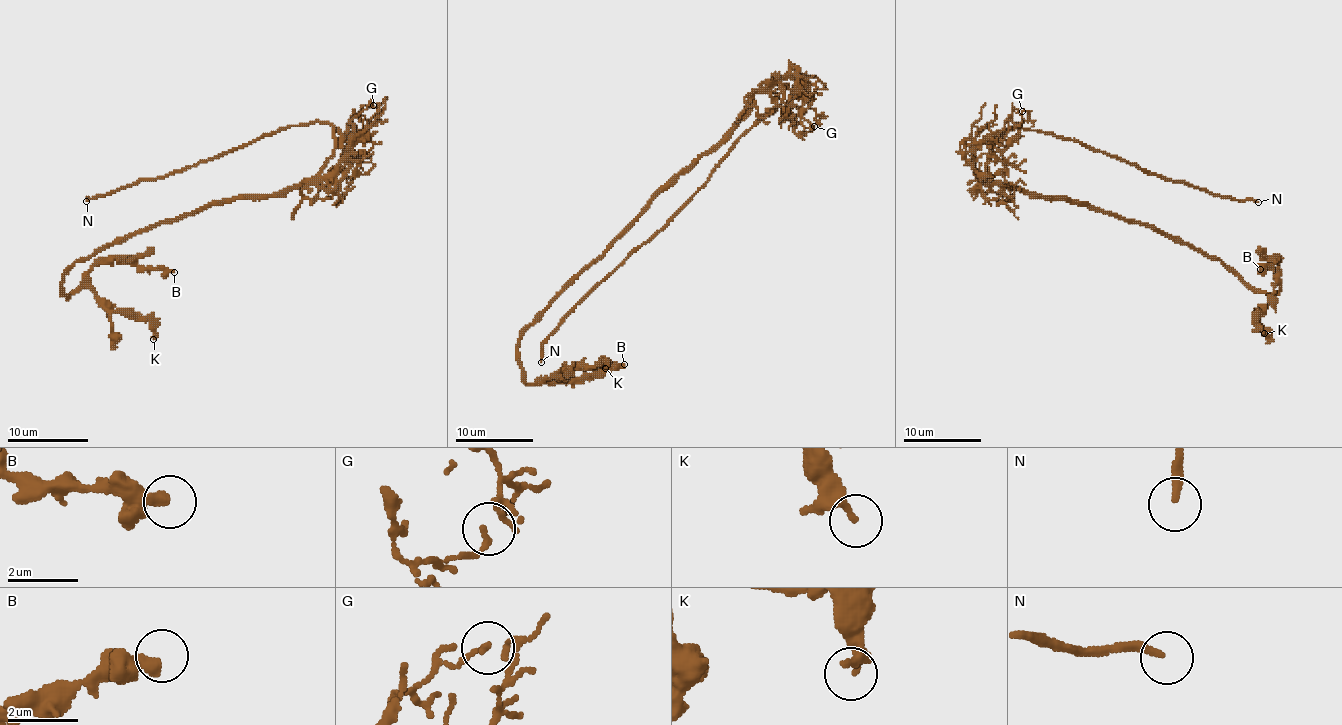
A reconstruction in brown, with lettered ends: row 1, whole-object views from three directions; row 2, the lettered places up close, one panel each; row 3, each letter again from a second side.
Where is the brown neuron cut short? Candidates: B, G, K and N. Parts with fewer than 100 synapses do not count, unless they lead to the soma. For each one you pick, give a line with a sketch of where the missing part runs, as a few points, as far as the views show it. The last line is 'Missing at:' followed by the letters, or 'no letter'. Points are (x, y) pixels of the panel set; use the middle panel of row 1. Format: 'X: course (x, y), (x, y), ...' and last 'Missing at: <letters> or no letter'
N: course (541, 362), (539, 389), (545, 404), (543, 435)
Missing at: N

